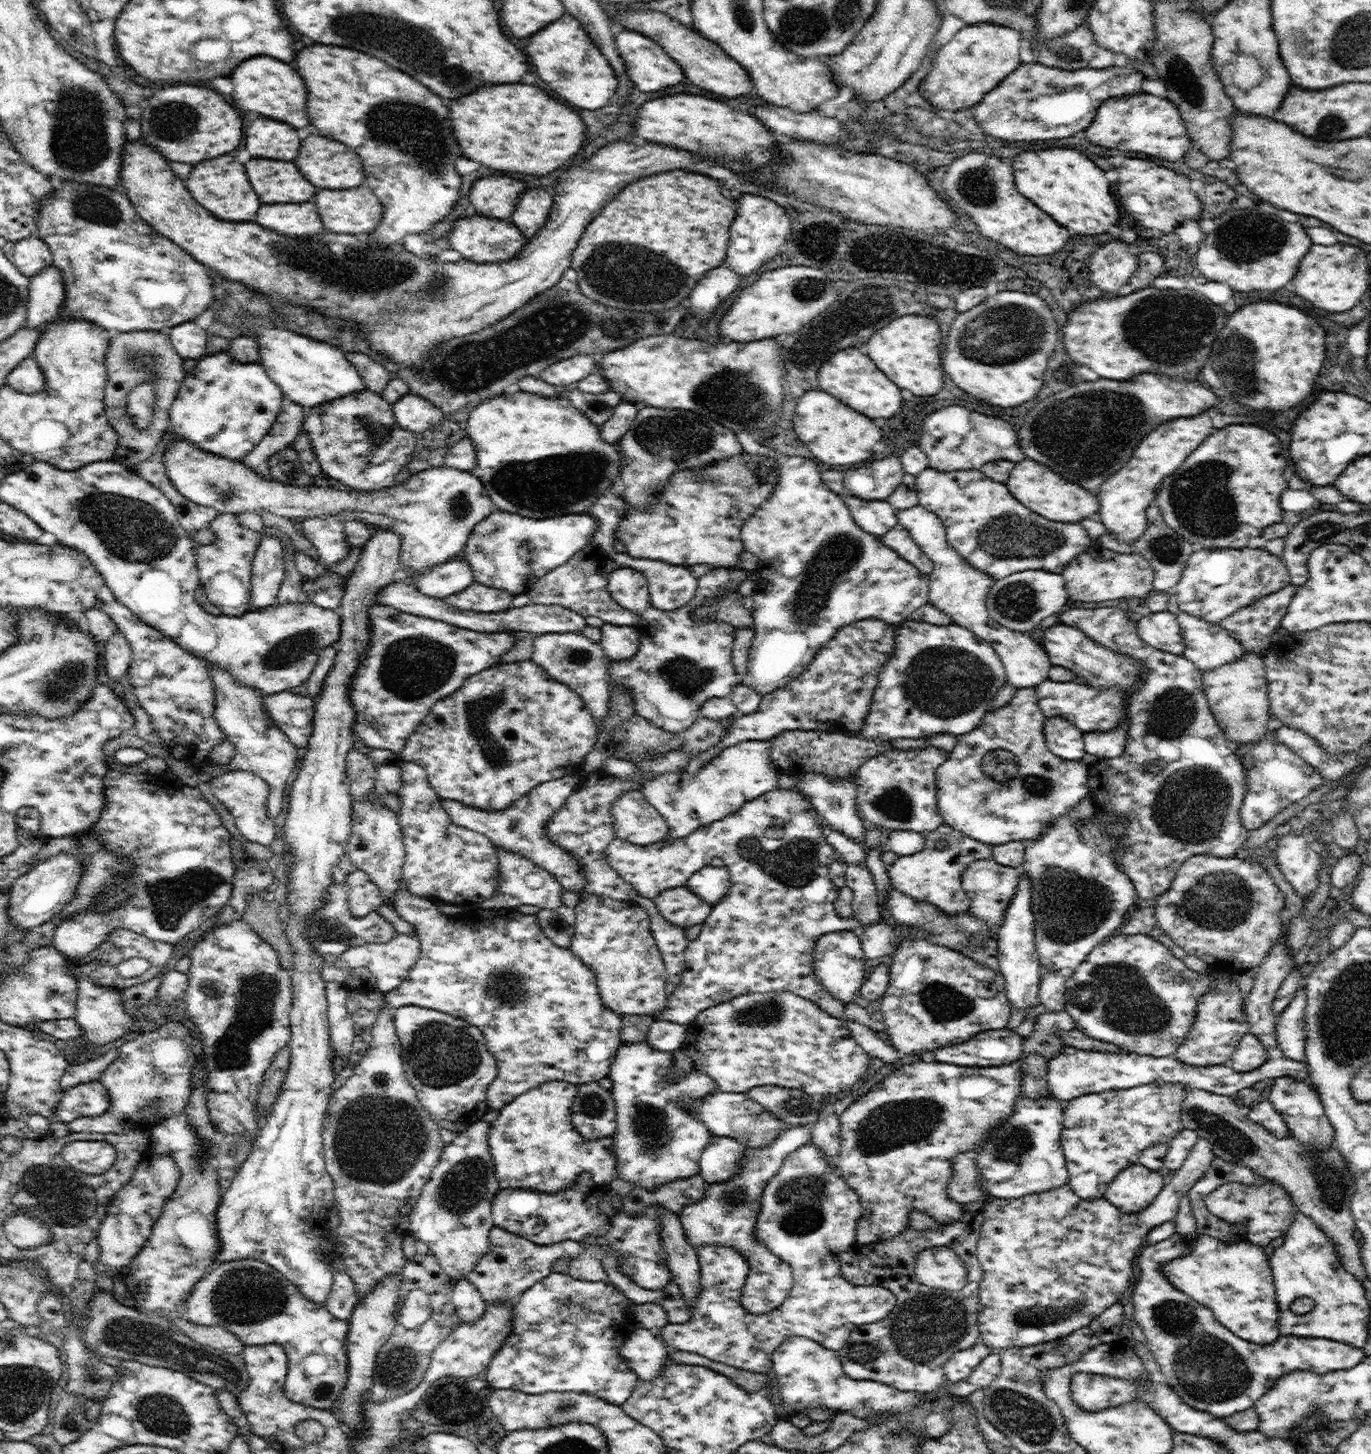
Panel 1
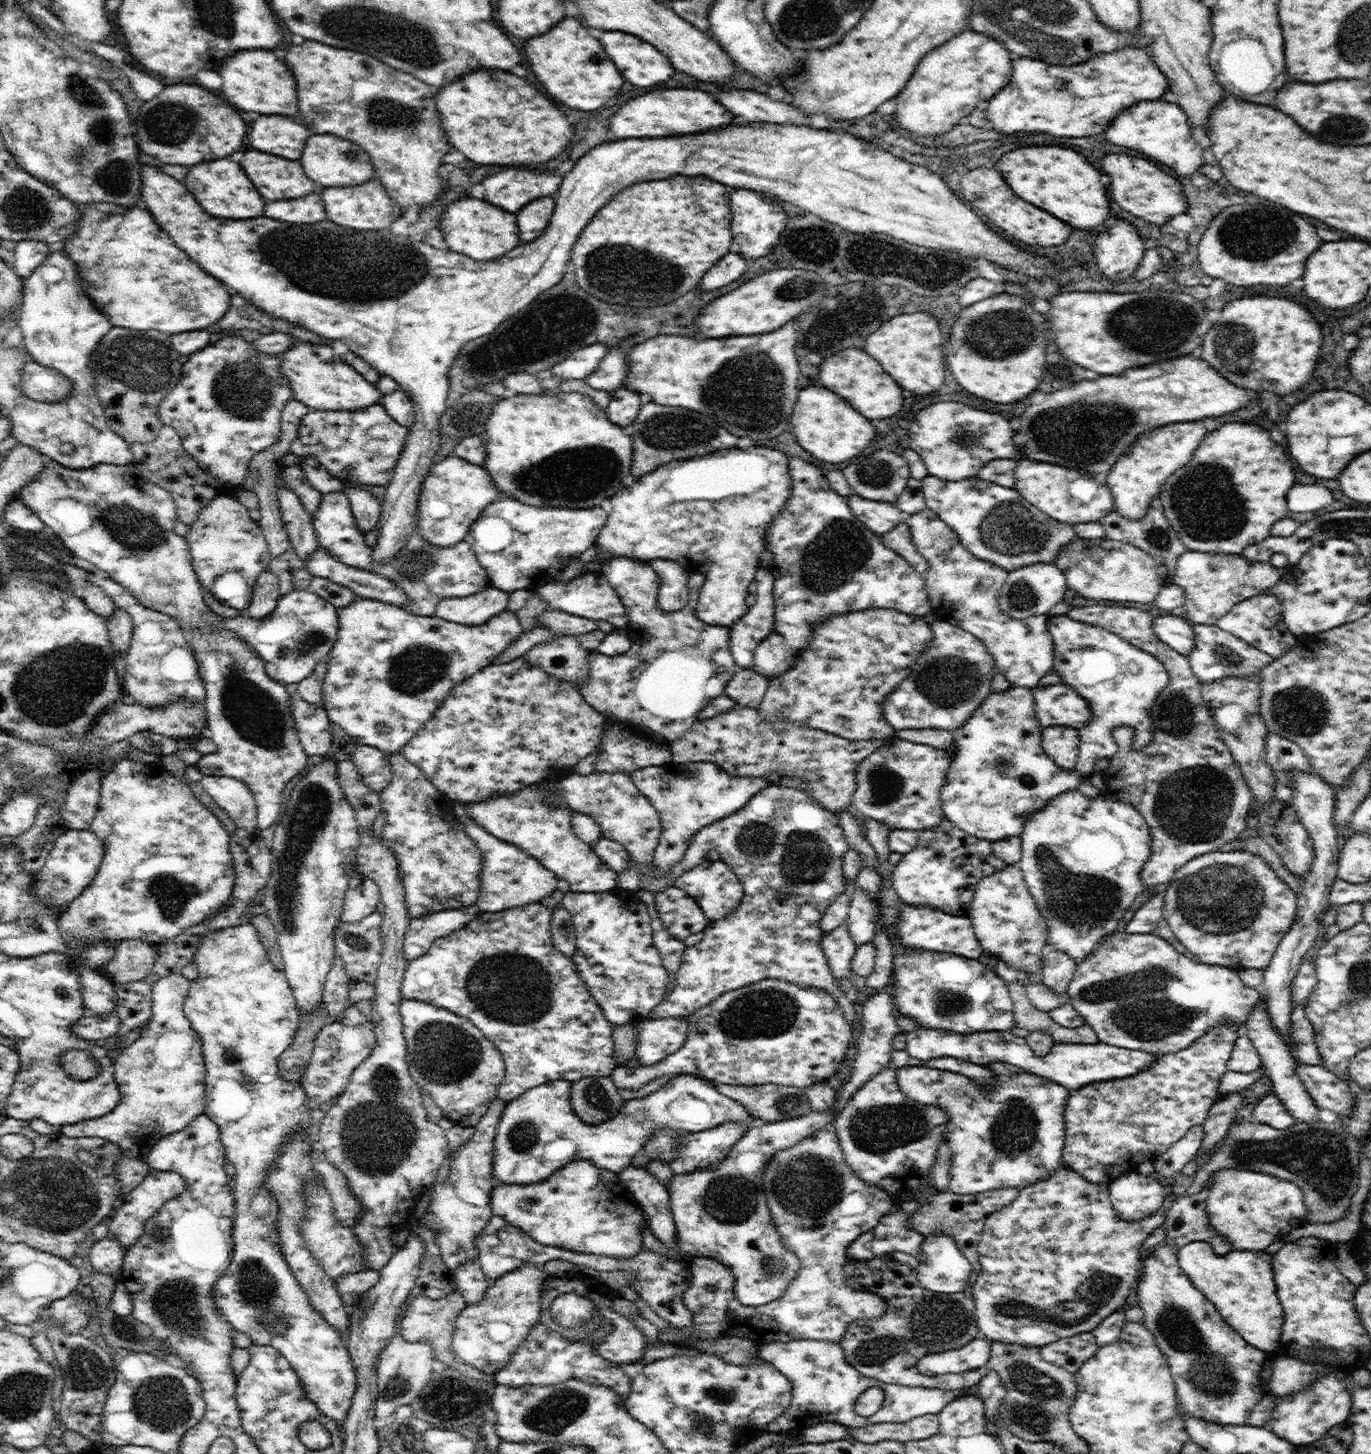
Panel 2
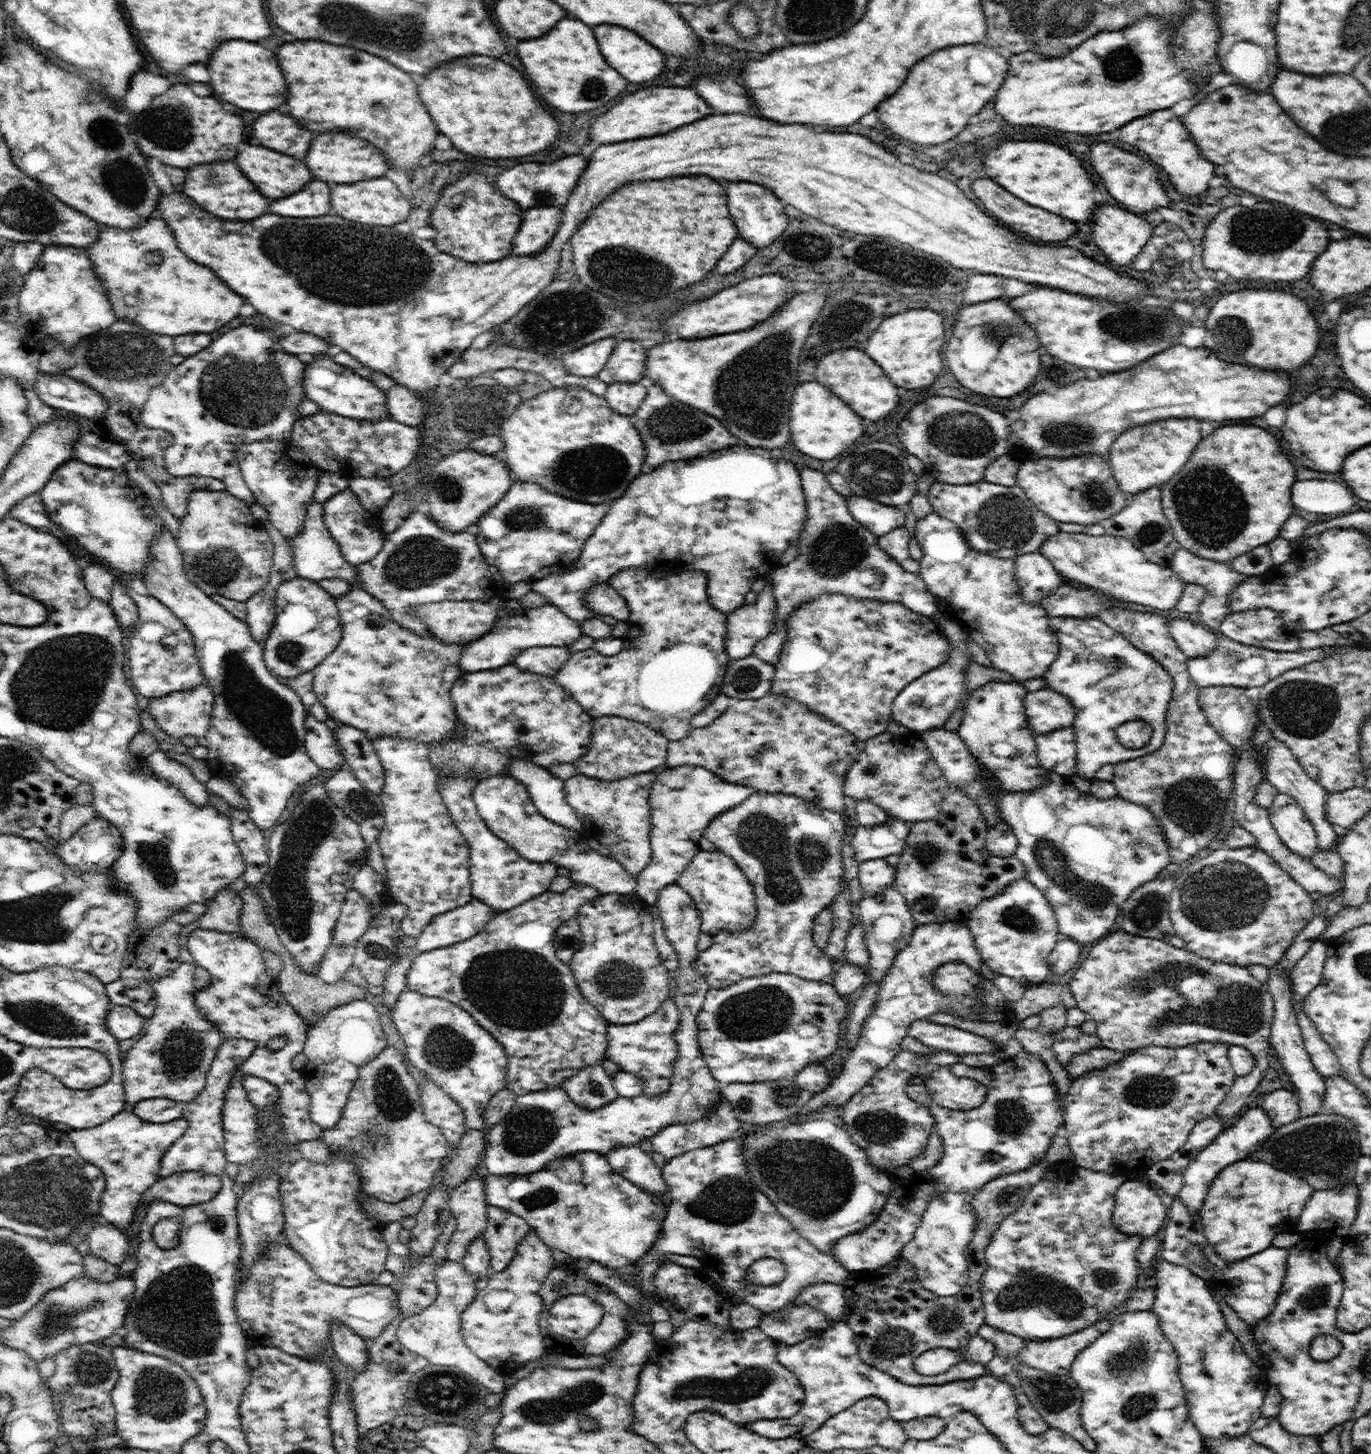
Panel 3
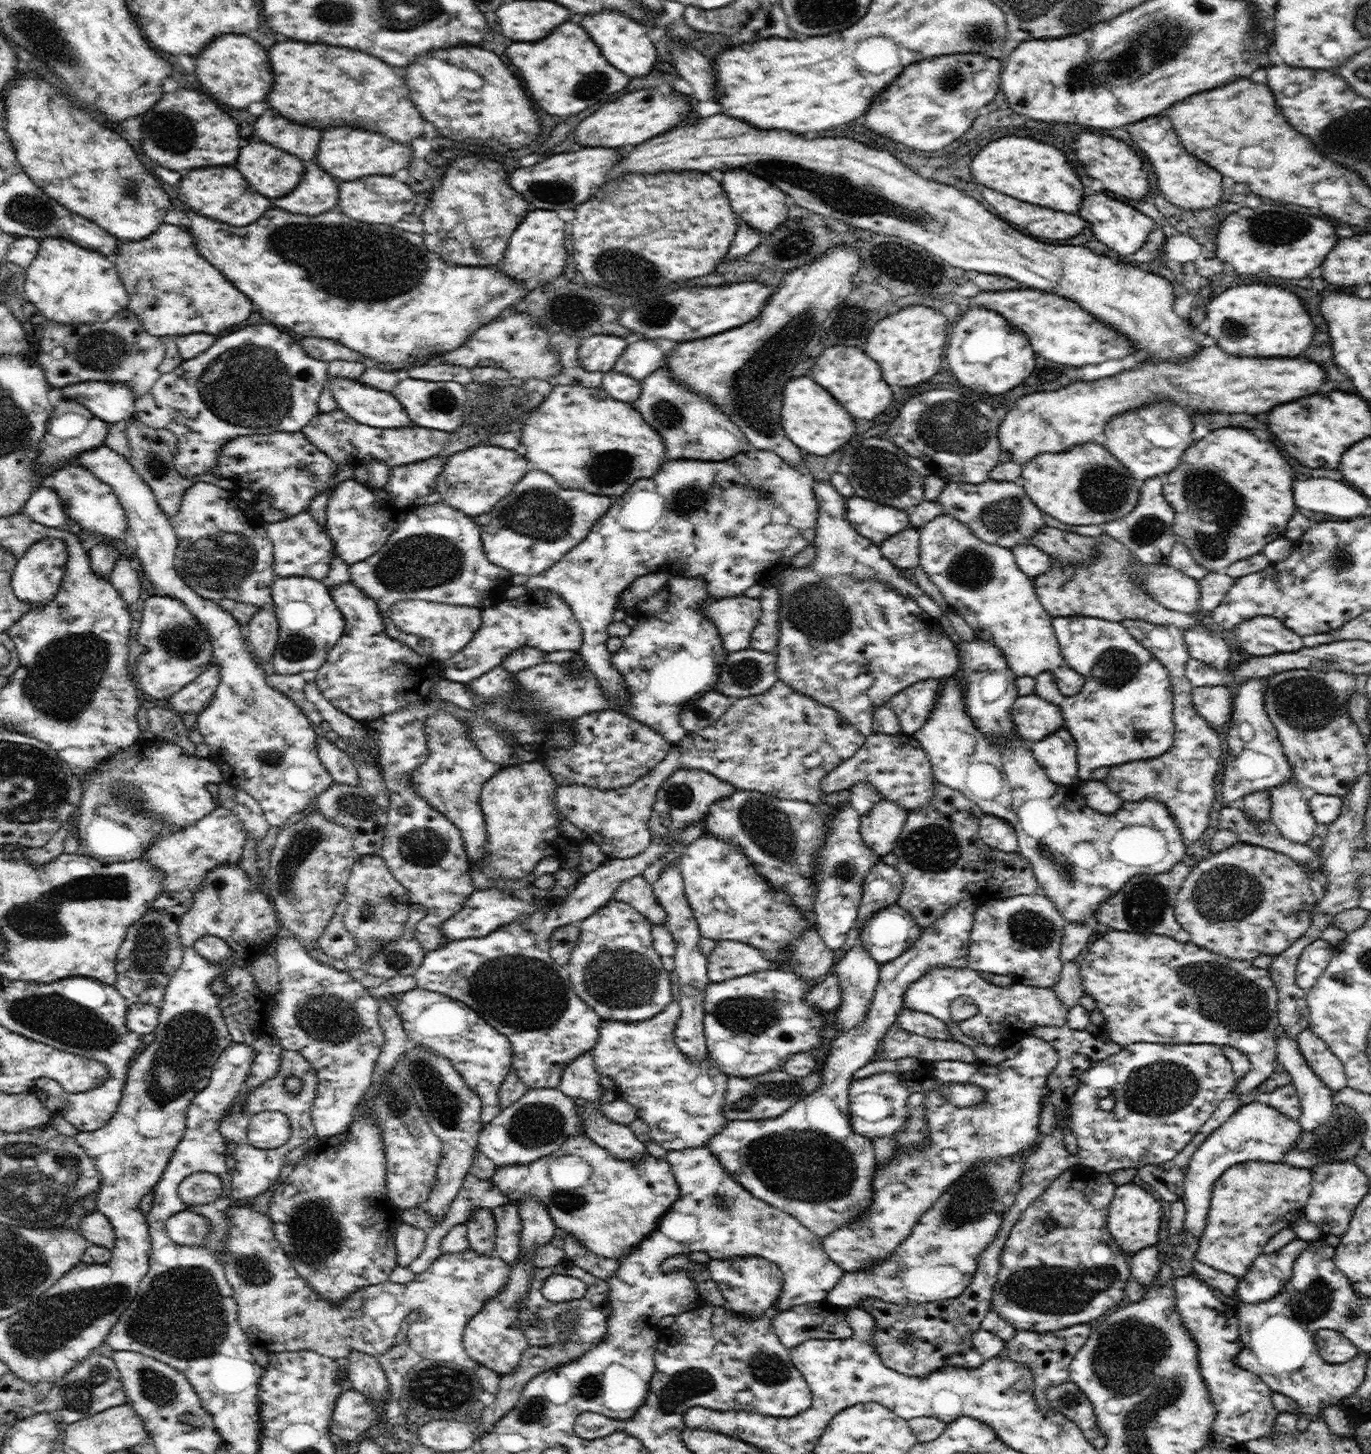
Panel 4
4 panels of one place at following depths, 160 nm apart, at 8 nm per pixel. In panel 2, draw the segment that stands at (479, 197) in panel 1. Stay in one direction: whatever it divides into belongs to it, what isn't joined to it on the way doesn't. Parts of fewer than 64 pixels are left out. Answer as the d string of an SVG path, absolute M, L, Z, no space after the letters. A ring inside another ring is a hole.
M506 170L482 180L486 200L511 213L517 213L535 198L551 196L559 191L562 174L534 170Z

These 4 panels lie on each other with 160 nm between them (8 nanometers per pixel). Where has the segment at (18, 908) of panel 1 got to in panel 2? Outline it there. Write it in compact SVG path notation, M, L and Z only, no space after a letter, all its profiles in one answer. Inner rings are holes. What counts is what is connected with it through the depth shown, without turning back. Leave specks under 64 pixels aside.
M66 829L64 834L55 840L55 847L46 859L45 865L33 874L31 889L49 907L64 908L69 902L80 896L96 876L102 859L105 846L90 829Z

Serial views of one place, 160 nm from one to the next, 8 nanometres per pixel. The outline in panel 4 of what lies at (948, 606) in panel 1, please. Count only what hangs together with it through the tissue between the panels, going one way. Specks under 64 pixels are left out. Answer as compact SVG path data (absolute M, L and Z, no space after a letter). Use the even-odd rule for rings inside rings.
M944 513L916 529L920 534L919 567L928 574L929 580L940 590L949 607L954 608L954 611L972 627L976 638L991 642L1002 649L1017 677L1035 677L1041 672L1050 671L1054 674L1062 694L1074 696L1082 690L1085 680L1064 660L1052 624L1053 617L1042 607L1036 594L1034 580L1022 572L1010 549L982 542L976 534L972 534L966 524Z

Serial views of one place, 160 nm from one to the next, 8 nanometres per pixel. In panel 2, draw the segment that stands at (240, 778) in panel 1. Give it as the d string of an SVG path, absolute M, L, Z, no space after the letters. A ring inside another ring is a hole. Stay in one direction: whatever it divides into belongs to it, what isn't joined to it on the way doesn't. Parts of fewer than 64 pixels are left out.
M230 776L203 777L201 784L214 802L234 820L237 828L246 829L249 833L260 832L256 828L257 808L254 795L241 780Z

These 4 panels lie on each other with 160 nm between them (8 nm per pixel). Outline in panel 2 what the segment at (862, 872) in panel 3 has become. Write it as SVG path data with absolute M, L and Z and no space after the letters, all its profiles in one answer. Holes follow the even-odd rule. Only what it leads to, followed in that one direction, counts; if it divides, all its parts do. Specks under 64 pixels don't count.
M847 809L842 812L836 812L836 814L839 816L839 823L848 841L849 848L863 856L862 862L864 866L876 870L877 852L868 840L865 839L864 832L862 834L862 831L860 831L855 817Z

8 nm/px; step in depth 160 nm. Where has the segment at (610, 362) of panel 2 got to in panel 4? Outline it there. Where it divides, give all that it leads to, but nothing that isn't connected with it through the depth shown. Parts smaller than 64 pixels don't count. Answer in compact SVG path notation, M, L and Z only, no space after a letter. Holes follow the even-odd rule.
M641 337L630 339L623 355L614 363L612 370L641 381L665 364L666 356L660 346Z

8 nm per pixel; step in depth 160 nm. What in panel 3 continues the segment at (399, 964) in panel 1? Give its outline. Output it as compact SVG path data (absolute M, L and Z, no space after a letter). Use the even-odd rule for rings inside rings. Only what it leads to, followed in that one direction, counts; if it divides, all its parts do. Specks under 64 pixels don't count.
M478 899L435 916L416 938L416 949L424 954L436 948L450 946L472 938L485 929L488 919L499 911Z

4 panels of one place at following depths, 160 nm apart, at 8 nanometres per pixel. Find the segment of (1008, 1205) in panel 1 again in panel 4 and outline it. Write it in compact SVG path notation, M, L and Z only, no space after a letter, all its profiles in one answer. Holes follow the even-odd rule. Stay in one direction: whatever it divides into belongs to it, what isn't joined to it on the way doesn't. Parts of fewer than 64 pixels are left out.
M1113 930L1101 935L1088 945L1085 954L1079 958L1079 966L1084 996L1093 997L1096 1002L1098 1002L1097 1009L1102 1012L1102 1018L1104 1018L1103 1028L1107 1030L1108 1037L1115 1043L1118 1043L1122 1048L1137 1042L1162 1043L1164 1045L1206 1044L1220 1045L1221 1047L1224 1045L1233 1046L1235 1049L1240 1049L1240 1052L1246 1054L1251 1062L1249 1072L1238 1080L1234 1088L1233 1093L1239 1097L1250 1091L1258 1093L1258 1086L1274 1072L1276 1066L1279 1064L1277 1060L1277 1037L1281 1025L1279 1024L1277 1010L1279 1001L1278 988L1274 986L1274 982L1272 982L1272 978L1270 978L1269 970L1254 967L1250 960L1224 958L1218 956L1218 954L1212 954L1207 949L1202 949L1202 947L1195 945L1192 941L1180 942L1166 935L1145 935ZM1080 1162L1072 1168L1062 1171L1062 1174L1059 1174L1058 1178L1055 1178L1054 1182L1051 1182L1051 1185L1047 1186L1046 1190L1034 1202L1031 1202L1026 1210L1022 1211L1018 1222L1012 1226L1000 1255L1000 1270L992 1293L991 1310L998 1313L1002 1320L1009 1322L1015 1329L1048 1332L1070 1328L1079 1324L1094 1324L1100 1316L1105 1317L1112 1310L1118 1308L1118 1302L1124 1296L1124 1288L1131 1277L1131 1267L1129 1266L1128 1254L1121 1251L1118 1243L1110 1235L1107 1226L1107 1214L1116 1187L1110 1180L1108 1173L1098 1172L1092 1167L1080 1164Z

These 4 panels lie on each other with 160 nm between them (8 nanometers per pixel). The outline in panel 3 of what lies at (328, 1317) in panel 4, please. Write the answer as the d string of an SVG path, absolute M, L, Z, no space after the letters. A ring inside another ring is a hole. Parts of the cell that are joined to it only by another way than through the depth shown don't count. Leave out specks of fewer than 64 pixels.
M281 1241L267 1244L265 1256L258 1257L257 1261L249 1266L245 1281L238 1283L236 1287L235 1307L247 1340L251 1340L255 1346L276 1347L300 1358L315 1356L323 1348L331 1346L331 1320L339 1320L371 1343L385 1331L399 1313L399 1294L392 1286L374 1282L356 1287L330 1284L312 1270L299 1252ZM448 1260L437 1268L435 1272L437 1297L434 1302L424 1312L401 1320L396 1336L402 1346L427 1358L430 1364L458 1367L483 1384L490 1393L502 1393L505 1377L478 1358L478 1355L465 1343L461 1333L462 1313L470 1306L479 1291L477 1280L463 1268L461 1262Z

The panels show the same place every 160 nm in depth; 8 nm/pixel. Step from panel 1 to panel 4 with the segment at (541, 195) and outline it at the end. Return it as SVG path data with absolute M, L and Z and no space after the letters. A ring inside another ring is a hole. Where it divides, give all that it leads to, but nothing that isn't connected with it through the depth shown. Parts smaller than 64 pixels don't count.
M529 210L510 237L508 248L500 262L502 271L528 285L529 291L535 286L554 282L563 273L567 263L564 223L556 211Z

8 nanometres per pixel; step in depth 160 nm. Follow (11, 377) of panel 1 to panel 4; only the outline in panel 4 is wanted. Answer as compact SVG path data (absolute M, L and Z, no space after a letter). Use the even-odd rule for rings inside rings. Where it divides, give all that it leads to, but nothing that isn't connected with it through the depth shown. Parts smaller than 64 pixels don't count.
M86 381L60 388L64 399L74 399L87 406L105 423L134 418L135 394L128 383Z

